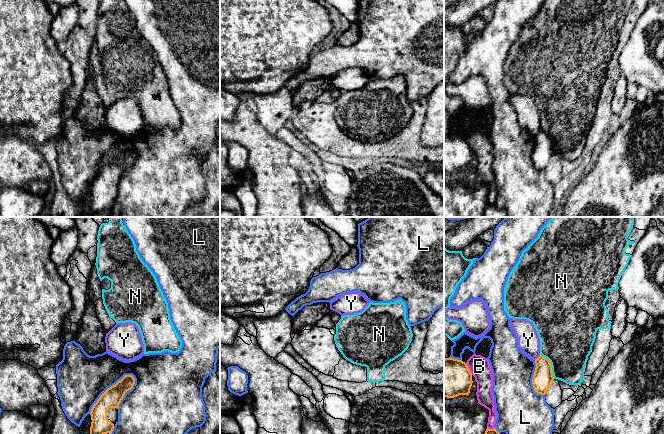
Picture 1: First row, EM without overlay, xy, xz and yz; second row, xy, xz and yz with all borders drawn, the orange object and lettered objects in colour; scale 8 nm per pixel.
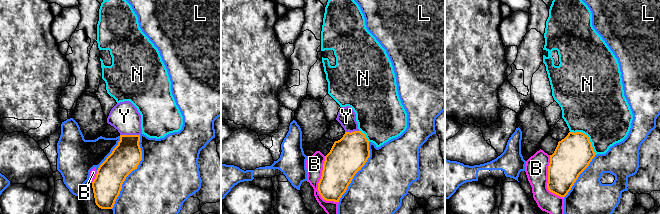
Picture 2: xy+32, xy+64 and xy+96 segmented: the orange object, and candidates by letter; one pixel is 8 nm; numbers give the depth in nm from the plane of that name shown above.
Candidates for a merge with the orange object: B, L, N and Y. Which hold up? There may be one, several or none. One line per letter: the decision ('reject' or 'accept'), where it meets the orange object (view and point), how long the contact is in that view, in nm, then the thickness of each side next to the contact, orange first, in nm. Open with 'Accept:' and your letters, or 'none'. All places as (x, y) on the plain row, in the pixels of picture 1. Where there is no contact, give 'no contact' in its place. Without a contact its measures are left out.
Accept: none
B: reject; contact yz (468, 145); length 110 nm; calibres 320 and 170 nm
L: reject; contact xy (108, 164); length 460 nm; calibres 160 and 400 nm
N: reject; contact yz (550, 141); length 240 nm; calibres 160 and 440 nm
Y: reject; contact yz (537, 134); length 60 nm; calibres 160 and 180 nm

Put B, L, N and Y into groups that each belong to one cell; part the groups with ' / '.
B Y / L / N

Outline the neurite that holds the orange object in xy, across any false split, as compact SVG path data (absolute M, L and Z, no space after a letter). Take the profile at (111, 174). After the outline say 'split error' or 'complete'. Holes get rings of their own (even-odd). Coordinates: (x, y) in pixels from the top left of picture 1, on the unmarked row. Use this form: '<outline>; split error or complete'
M125 151L115 161L108 164L93 181L91 191L90 210L81 212L81 217L93 217L95 213L111 210L118 197L118 184L125 169L133 164L135 155L132 151Z; split error

